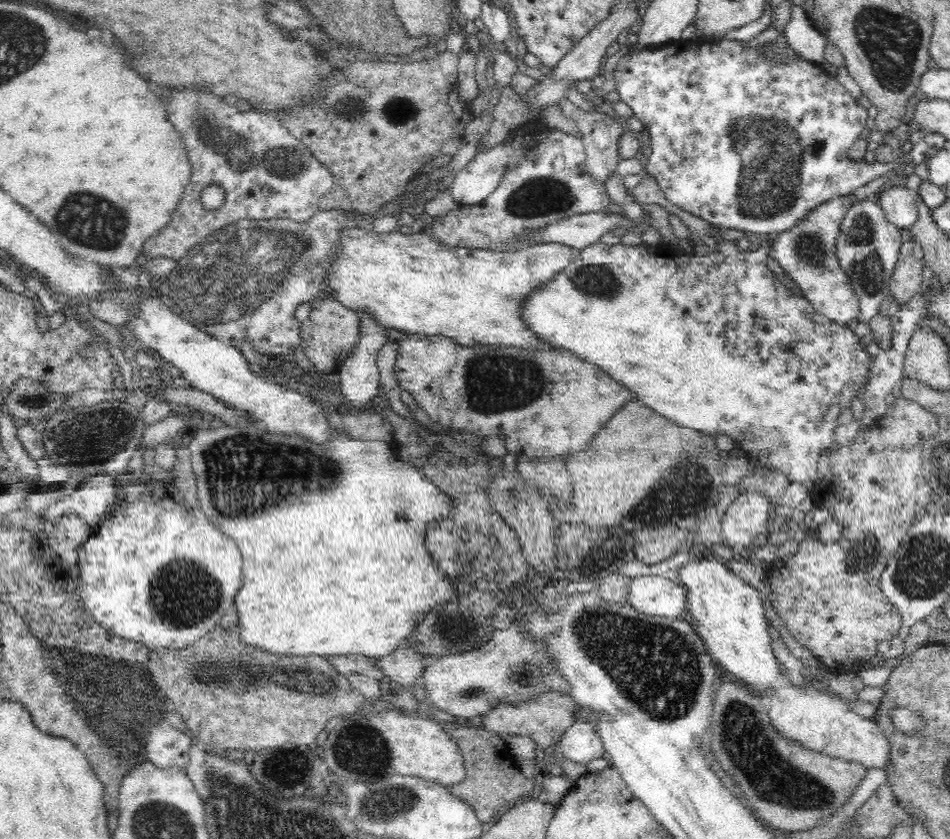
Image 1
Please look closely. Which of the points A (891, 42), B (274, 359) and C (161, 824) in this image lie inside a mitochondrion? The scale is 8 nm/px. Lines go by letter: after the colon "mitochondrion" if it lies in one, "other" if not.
A: mitochondrion
B: other
C: mitochondrion

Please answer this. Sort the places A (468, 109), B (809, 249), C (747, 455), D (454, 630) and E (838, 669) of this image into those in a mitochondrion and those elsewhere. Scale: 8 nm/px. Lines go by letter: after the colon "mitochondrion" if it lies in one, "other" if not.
A: other
B: mitochondrion
C: other
D: mitochondrion
E: other

